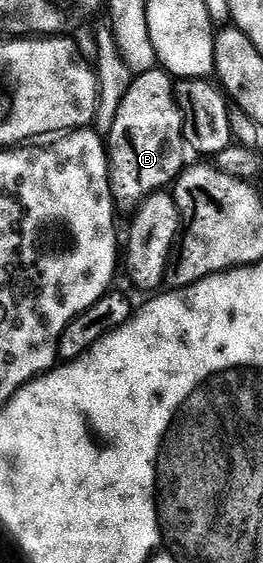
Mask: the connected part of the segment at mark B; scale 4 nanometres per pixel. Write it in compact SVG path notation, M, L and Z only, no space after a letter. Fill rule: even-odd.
M156 68L132 79L122 103L119 104L114 128L109 133L109 144L112 177L127 179L127 190L131 194L135 193L136 199L140 200L146 194L164 191L176 183L177 177L187 166L187 147L173 75Z

